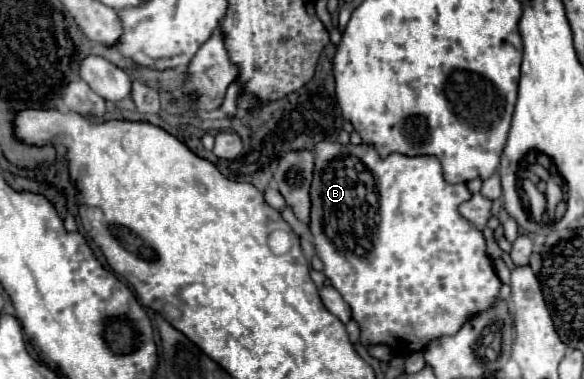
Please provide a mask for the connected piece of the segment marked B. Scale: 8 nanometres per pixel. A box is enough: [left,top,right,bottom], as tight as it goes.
[310,142,502,356]

